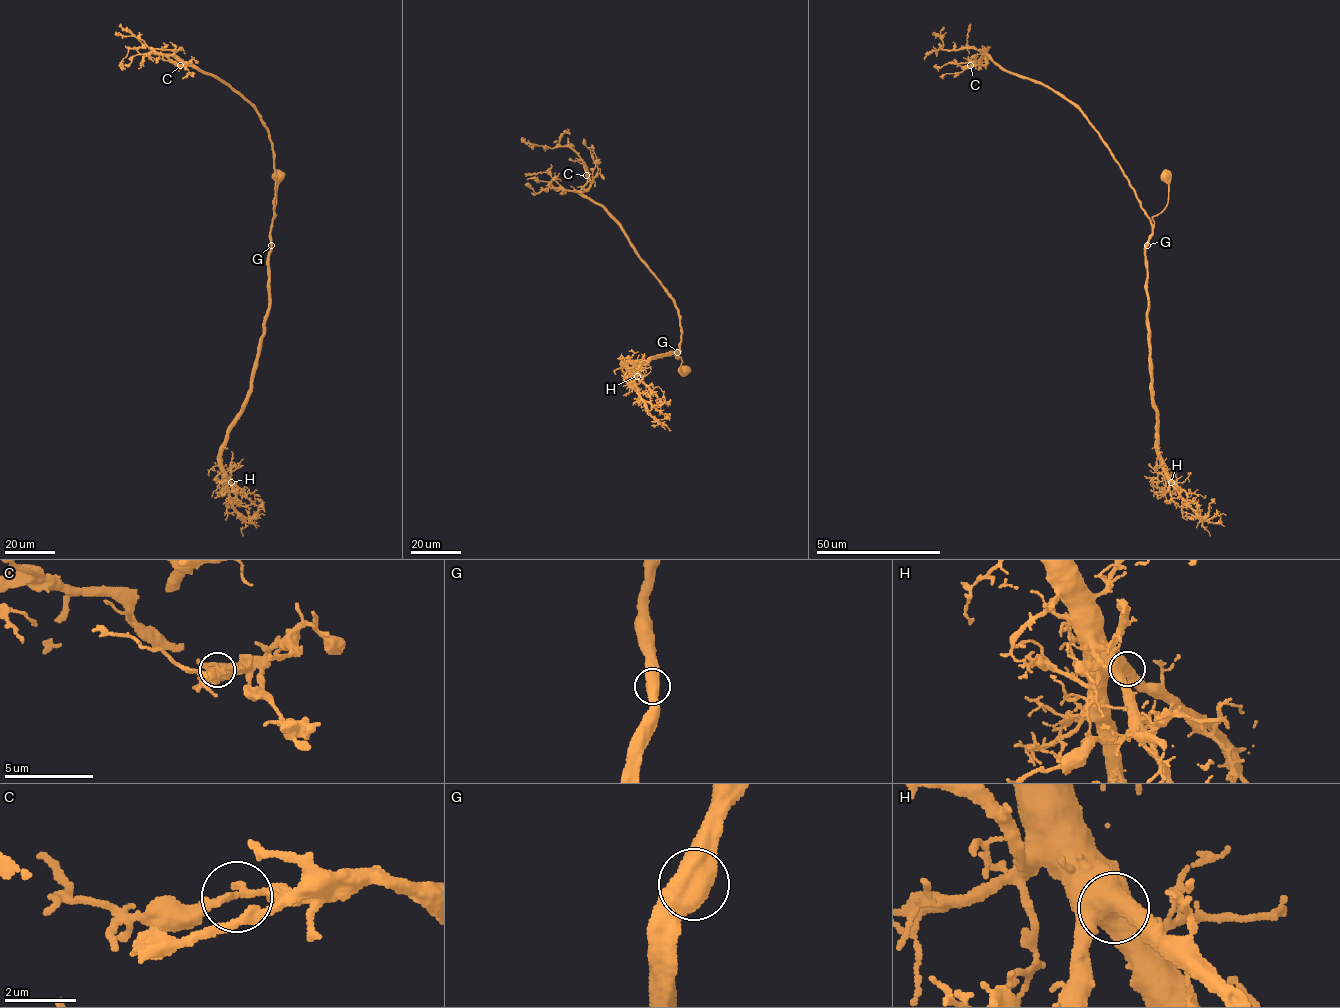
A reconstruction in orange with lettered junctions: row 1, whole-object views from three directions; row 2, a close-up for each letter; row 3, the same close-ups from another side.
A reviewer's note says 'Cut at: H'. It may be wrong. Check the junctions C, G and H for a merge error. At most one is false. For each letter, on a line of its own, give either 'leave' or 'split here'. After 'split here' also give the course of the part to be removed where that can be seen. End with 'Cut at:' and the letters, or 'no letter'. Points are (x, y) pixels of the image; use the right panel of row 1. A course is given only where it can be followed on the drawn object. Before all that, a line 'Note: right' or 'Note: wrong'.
Note: wrong
C: leave
G: leave
H: leave
Cut at: no letter

